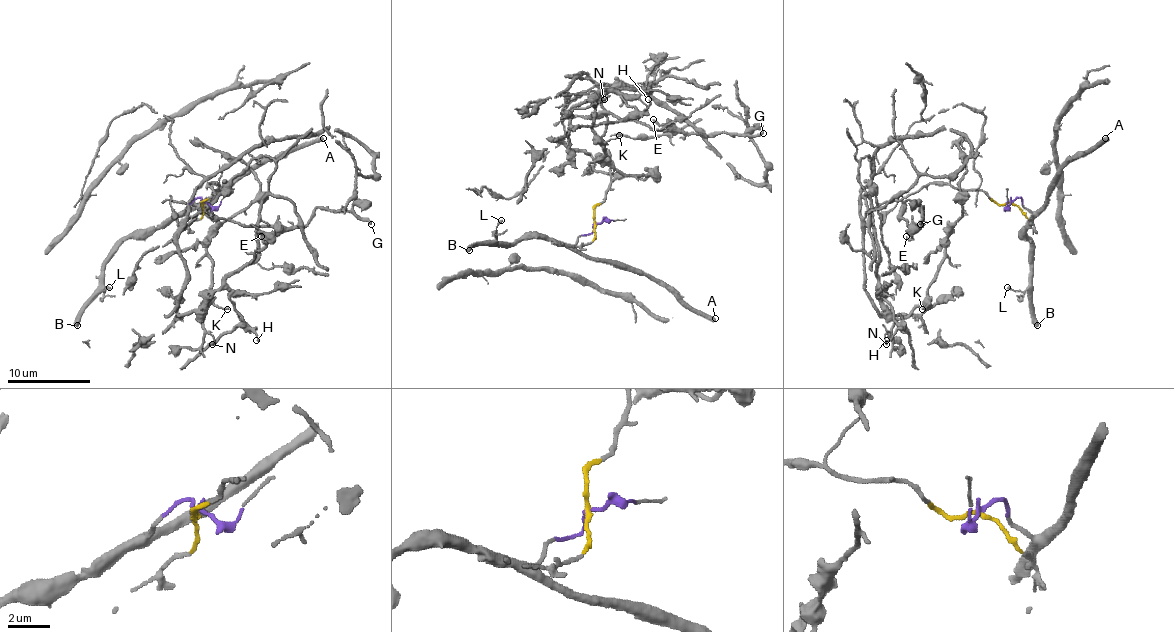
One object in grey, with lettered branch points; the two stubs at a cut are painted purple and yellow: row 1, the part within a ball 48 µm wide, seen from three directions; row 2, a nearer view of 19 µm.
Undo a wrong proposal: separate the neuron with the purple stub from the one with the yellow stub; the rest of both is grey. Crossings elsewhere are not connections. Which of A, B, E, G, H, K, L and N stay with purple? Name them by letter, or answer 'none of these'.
A, B, L

